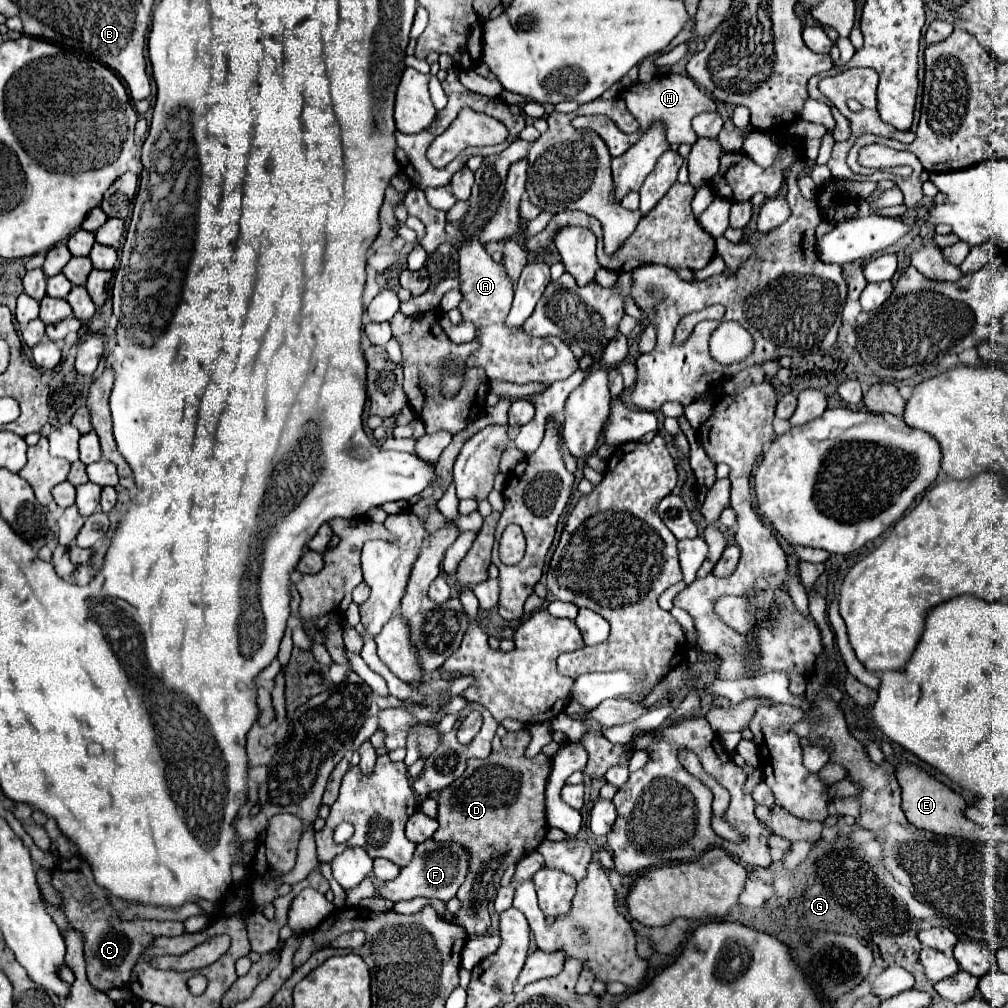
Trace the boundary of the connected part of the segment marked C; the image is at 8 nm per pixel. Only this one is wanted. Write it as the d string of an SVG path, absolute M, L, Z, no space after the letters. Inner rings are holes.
M80 860L72 868L68 868L68 862L62 862L52 872L52 886L62 896L62 908L66 918L70 920L70 926L84 936L82 942L88 982L98 990L106 992L110 988L126 986L132 968L136 966L142 952L154 942L156 936L180 936L184 932L184 924L174 920L134 920L134 922L118 920L112 906L100 904L106 900L106 896L98 896L98 884L94 882L92 870L84 860Z

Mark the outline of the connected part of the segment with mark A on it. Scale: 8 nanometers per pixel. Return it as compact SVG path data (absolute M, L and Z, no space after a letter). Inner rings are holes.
M448 222L446 234L450 236L452 242L456 242L462 248L460 258L458 258L462 302L458 304L458 310L462 312L464 322L470 322L476 326L476 340L480 342L480 346L472 354L474 366L484 368L490 380L506 380L506 382L516 382L516 384L526 384L526 382L552 384L552 382L566 380L568 376L572 376L574 370L578 368L578 360L574 358L572 350L566 346L564 340L556 336L532 338L532 336L526 336L522 330L510 332L510 328L506 328L504 320L512 306L514 284L506 276L504 266L494 262L478 240L460 242L458 222L456 224Z

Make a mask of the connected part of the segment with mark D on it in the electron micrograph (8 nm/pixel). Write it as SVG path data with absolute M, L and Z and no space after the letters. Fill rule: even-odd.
M528 730L520 732L508 732L502 738L502 750L492 752L488 758L472 758L468 762L466 772L454 780L450 786L440 790L438 794L438 832L434 832L436 842L458 842L464 846L466 852L470 852L468 864L470 872L464 880L464 884L458 890L458 898L462 900L462 912L456 914L456 922L466 928L470 936L484 934L490 928L490 914L488 914L488 902L494 900L496 890L500 888L500 878L506 872L510 864L516 864L520 858L534 852L542 840L546 838L548 826L546 826L546 814L544 814L544 788L550 774L552 760L544 754L538 754L534 758L526 758L526 746L532 740Z

